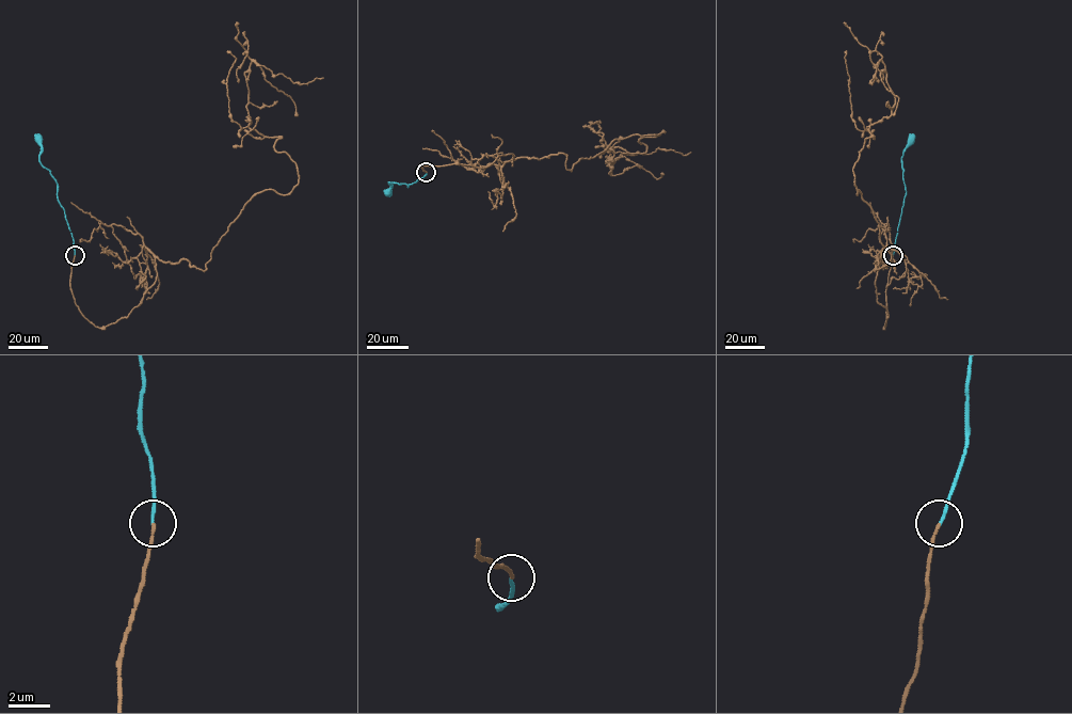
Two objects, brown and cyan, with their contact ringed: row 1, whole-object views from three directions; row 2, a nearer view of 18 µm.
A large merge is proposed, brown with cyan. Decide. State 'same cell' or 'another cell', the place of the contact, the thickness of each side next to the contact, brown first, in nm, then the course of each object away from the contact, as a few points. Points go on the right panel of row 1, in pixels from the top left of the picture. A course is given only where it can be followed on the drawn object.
same cell | (893, 255) | 130/130 nm | brown via (892, 255), (884, 328), (881, 257), (875, 269), (891, 254), (853, 171), (895, 101), (881, 61), (874, 78) | cyan via (892, 255), (906, 193), (901, 156), (911, 141)

